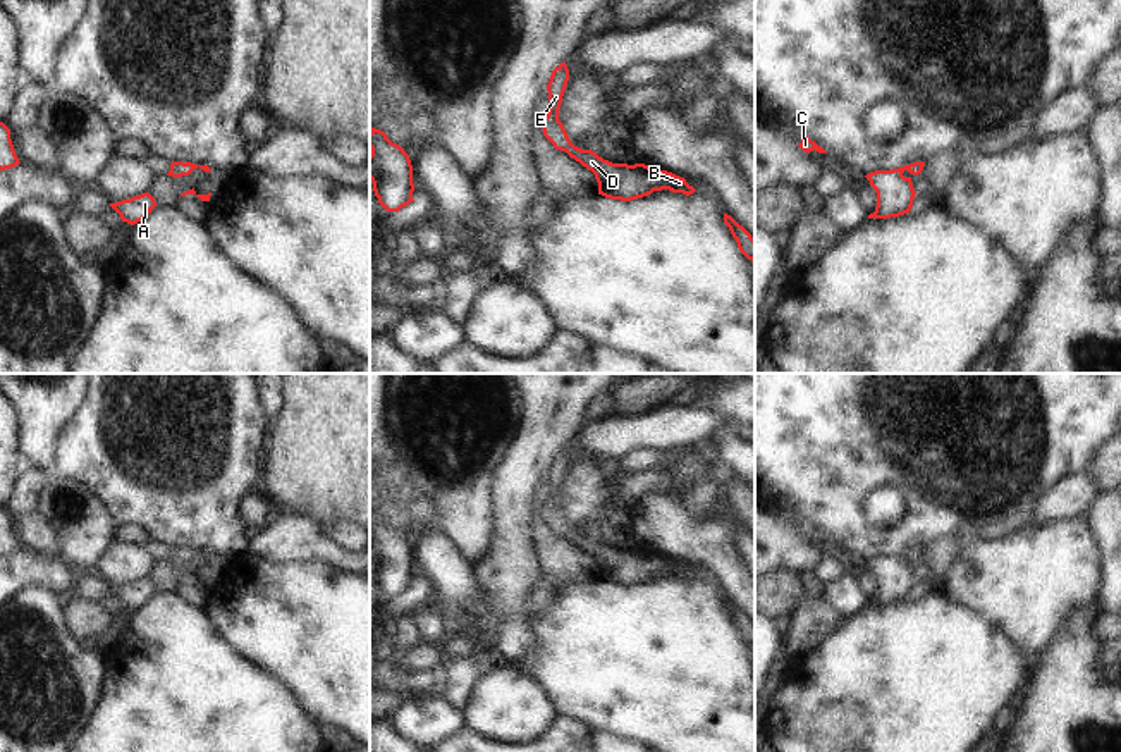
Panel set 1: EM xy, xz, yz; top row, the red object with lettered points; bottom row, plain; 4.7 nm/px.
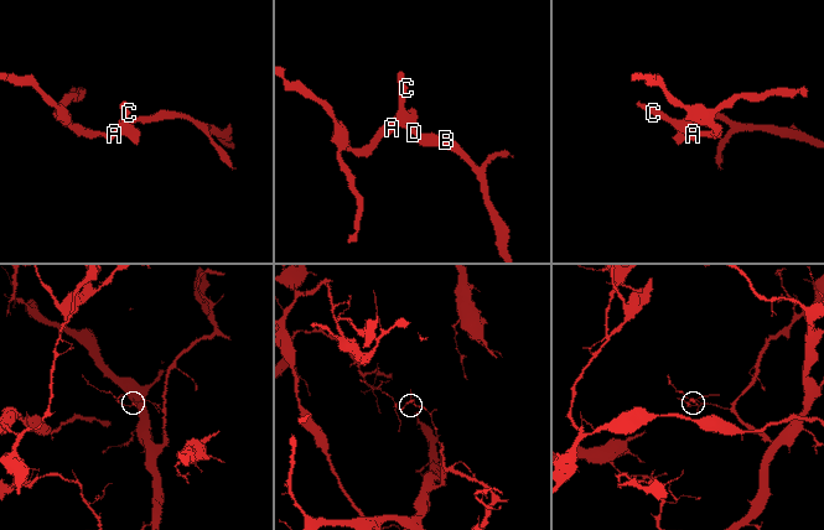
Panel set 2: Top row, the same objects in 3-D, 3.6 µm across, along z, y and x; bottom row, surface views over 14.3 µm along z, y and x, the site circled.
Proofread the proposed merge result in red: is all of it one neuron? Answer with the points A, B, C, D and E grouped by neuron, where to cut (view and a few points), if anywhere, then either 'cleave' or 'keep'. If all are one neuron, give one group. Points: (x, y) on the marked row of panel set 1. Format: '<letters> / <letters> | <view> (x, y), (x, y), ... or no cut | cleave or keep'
A B C D E | no cut | keep

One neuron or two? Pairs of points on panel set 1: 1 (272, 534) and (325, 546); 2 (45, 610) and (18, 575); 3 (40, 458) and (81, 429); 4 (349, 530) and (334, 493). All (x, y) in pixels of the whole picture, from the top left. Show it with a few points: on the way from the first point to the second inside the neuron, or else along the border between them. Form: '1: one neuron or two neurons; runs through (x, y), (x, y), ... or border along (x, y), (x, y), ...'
1: one neuron; runs through (286, 539), (312, 542)
2: two neurons; border along (18, 591), (28, 585), (43, 585), (64, 601)
3: two neurons; border along (73, 413), (59, 434), (54, 460), (45, 472)
4: two neurons; border along (351, 520), (332, 520), (320, 525)

